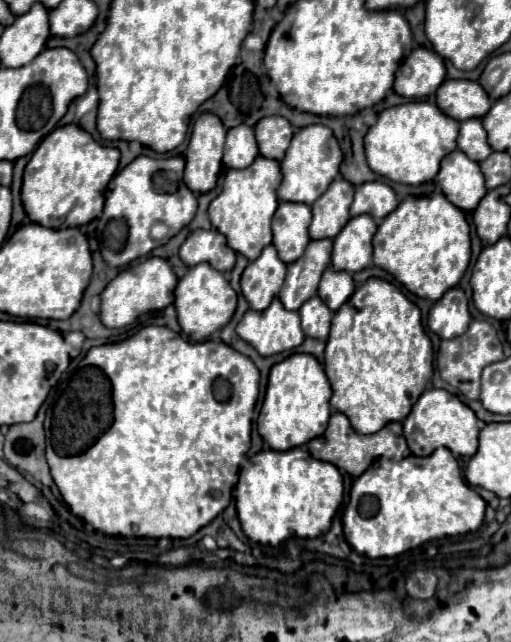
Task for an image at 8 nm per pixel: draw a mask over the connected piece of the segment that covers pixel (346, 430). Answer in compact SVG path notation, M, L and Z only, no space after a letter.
M334 413L330 417L330 425L328 425L326 433L322 437L312 439L308 443L308 451L312 453L312 457L316 457L320 461L328 461L352 477L358 477L360 473L364 473L364 469L368 469L368 465L378 457L400 461L406 455L410 455L404 433L402 433L402 423L388 423L374 435L356 435L350 427L350 421L342 413Z

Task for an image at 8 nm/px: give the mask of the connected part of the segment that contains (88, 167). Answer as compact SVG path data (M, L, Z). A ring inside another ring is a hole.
M70 123L64 127L58 127L56 131L52 131L34 151L34 157L28 161L26 169L24 169L24 183L22 183L22 203L24 203L24 211L30 217L32 223L44 225L50 229L50 219L60 221L60 225L64 229L68 227L82 227L86 223L90 223L92 219L98 219L104 207L104 197L106 197L106 189L108 183L112 179L112 175L118 169L118 159L120 159L120 151L114 147L102 147L98 145L90 133L86 133L80 125Z

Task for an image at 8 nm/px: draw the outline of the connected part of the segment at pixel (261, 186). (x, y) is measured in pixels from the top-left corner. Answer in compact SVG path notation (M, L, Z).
M256 157L256 161L248 169L230 169L226 173L222 193L210 203L208 213L212 225L220 233L224 233L228 245L236 253L242 253L248 261L254 261L262 253L262 249L272 243L270 221L278 207L276 189L280 181L282 181L282 173L278 161Z

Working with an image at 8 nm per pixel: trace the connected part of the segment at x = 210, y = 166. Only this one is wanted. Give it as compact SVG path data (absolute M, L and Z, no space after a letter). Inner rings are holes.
M202 113L192 127L192 137L184 155L184 183L198 195L216 187L222 169L224 137L226 129L212 113Z

